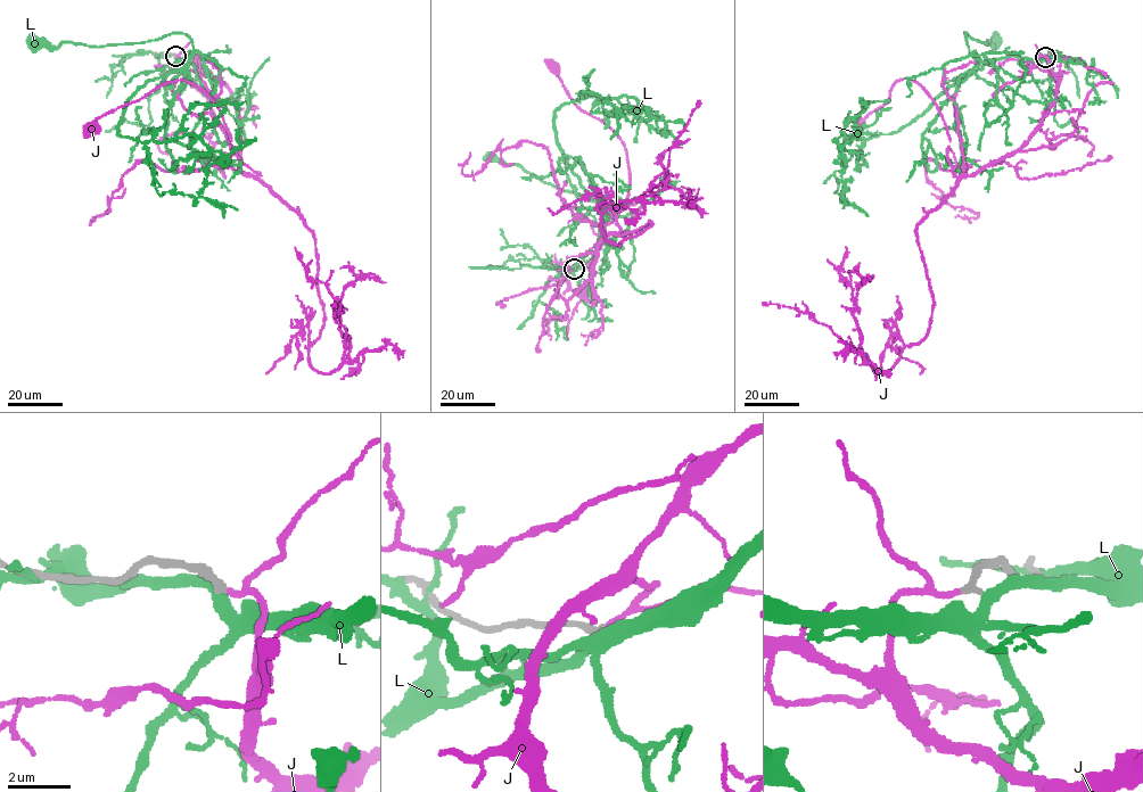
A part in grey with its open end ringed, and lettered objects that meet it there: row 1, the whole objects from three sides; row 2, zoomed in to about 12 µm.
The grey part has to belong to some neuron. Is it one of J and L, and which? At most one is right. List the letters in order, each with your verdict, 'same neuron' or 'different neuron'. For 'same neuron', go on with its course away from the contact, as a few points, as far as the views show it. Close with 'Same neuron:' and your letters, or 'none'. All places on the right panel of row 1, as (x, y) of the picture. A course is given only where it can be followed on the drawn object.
J: same neuron; course (1045, 57), (1039, 66), (1060, 72), (1055, 102), (978, 172), (954, 174), (939, 110), (907, 79), (860, 124)
L: different neuron
Same neuron: J

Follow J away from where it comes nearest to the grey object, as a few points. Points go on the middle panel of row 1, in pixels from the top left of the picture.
J: (574, 269), (568, 287), (594, 305), (595, 250), (621, 229), (630, 173), (624, 142), (552, 67)

